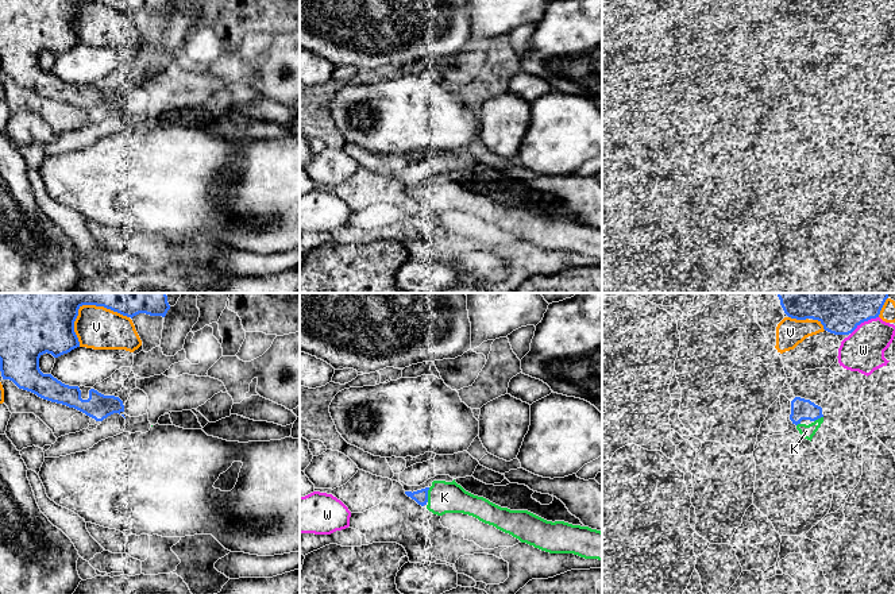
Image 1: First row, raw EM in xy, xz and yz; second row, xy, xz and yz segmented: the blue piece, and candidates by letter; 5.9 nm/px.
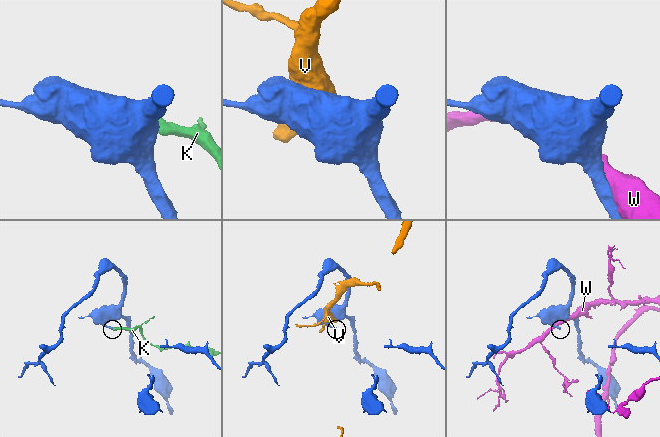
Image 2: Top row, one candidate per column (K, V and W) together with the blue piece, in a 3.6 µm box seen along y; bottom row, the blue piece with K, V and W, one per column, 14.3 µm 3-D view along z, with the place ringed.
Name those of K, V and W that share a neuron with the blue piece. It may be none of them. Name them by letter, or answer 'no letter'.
K

